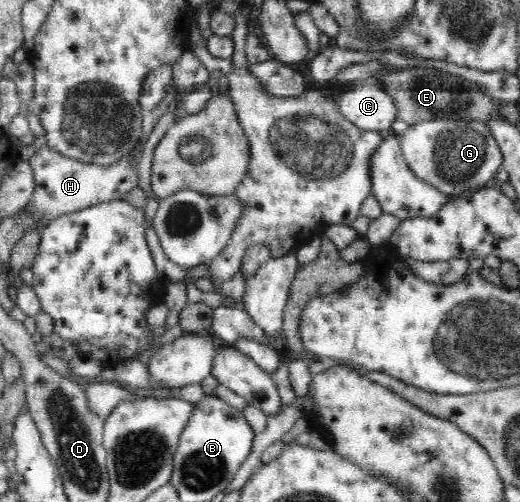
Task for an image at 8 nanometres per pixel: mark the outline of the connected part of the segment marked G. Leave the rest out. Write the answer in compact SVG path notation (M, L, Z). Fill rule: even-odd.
M428 119L408 126L398 138L412 173L450 197L492 187L503 163L501 149L491 130L475 119Z

